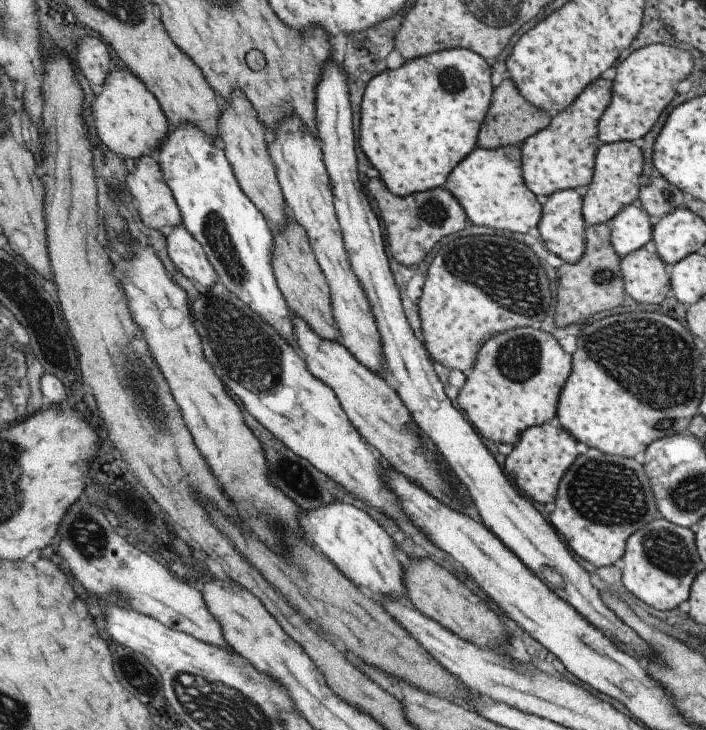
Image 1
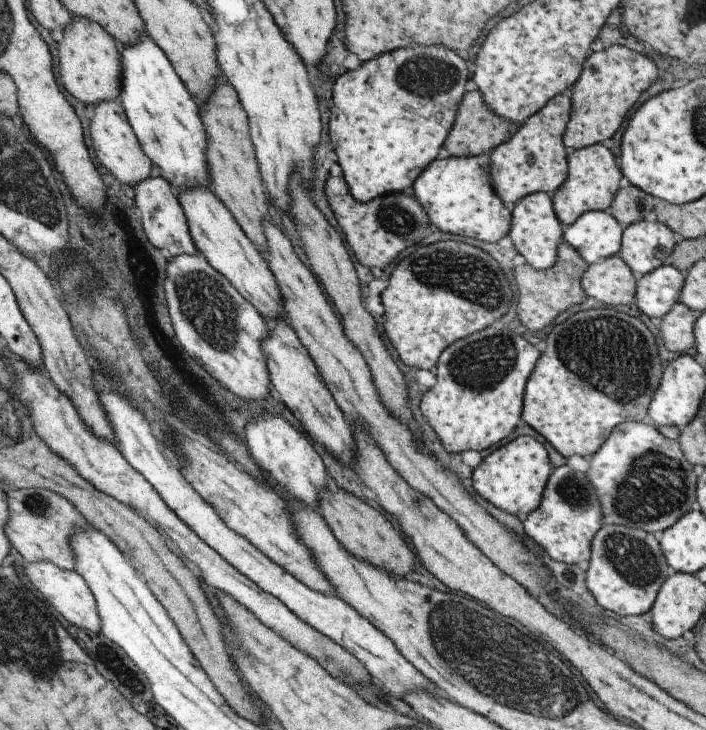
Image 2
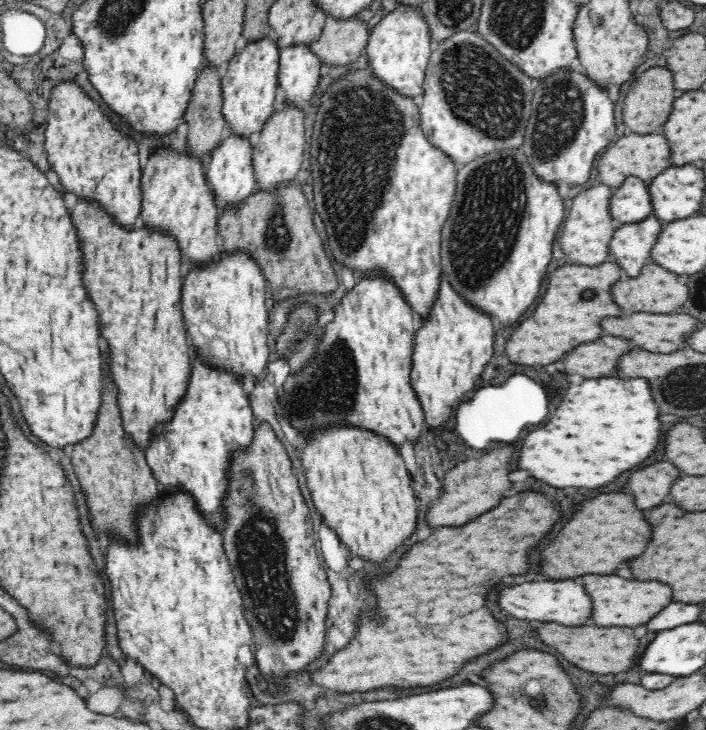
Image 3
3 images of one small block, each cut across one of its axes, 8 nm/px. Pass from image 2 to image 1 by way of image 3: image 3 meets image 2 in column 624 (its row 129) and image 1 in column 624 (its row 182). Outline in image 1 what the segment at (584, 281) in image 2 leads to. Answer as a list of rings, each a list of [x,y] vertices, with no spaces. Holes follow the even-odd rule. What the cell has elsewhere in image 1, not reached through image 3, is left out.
[[[642,248],[620,257],[626,295],[641,304],[659,304],[671,292],[665,265],[659,255]]]

